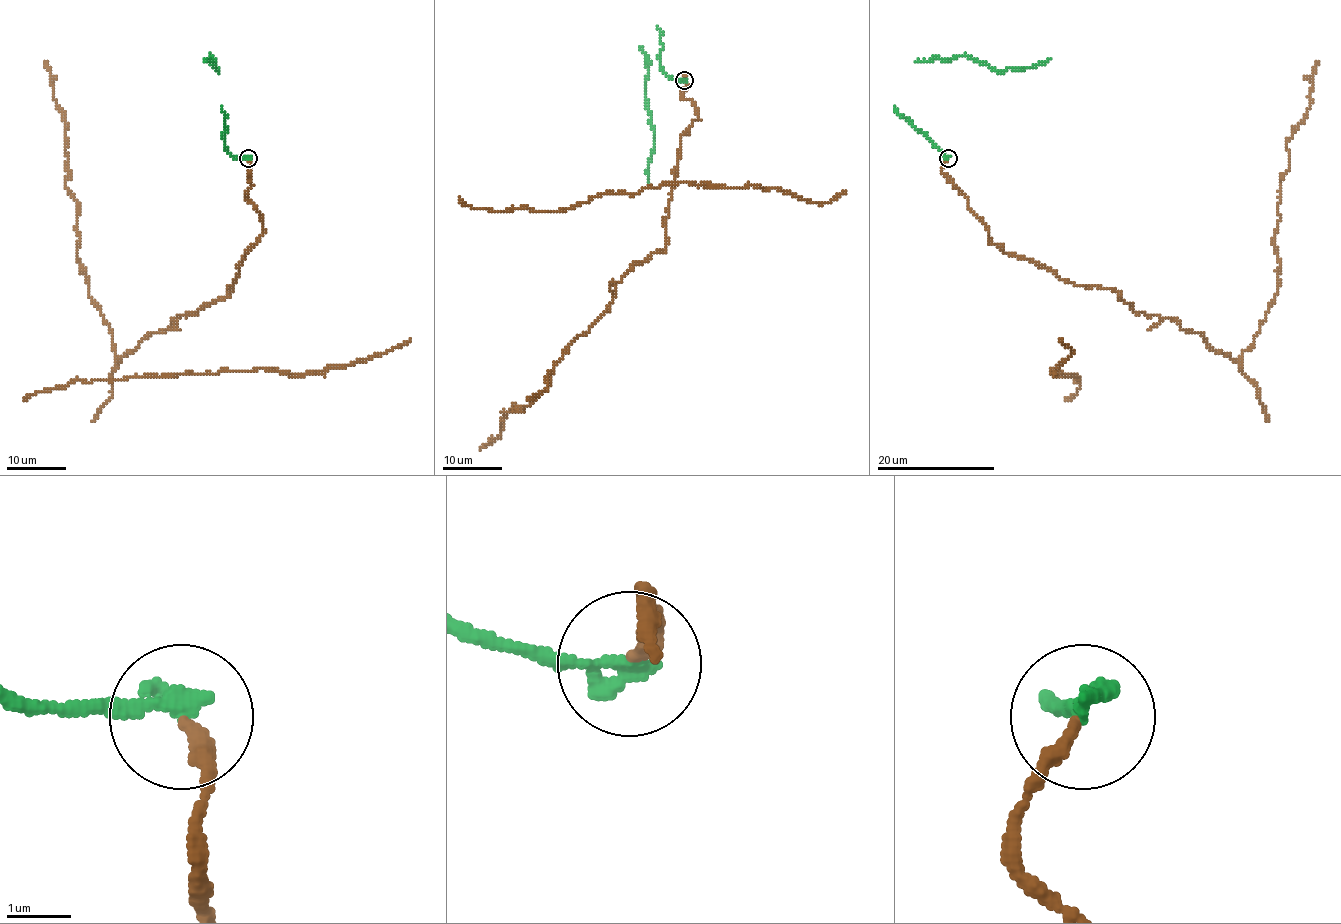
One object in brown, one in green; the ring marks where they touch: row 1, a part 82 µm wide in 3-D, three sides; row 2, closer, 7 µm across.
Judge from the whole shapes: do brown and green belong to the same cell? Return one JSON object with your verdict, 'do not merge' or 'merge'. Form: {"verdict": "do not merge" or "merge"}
{"verdict": "do not merge"}

